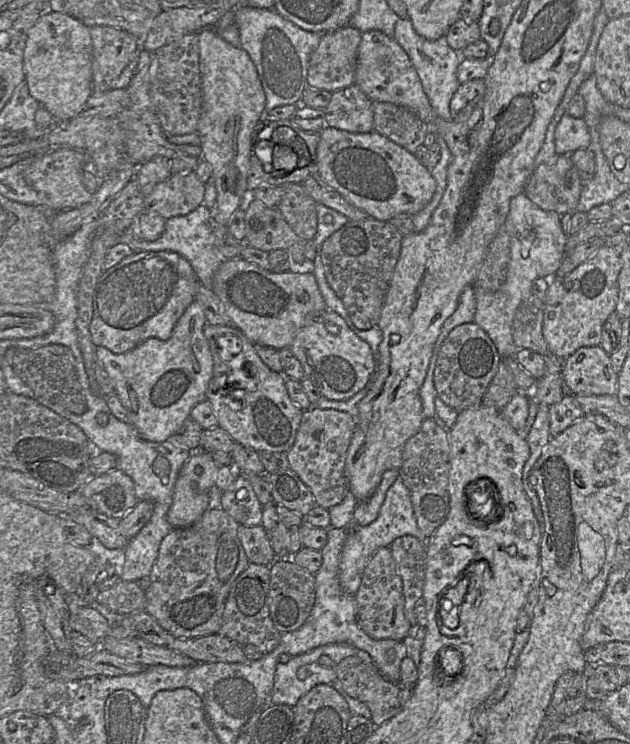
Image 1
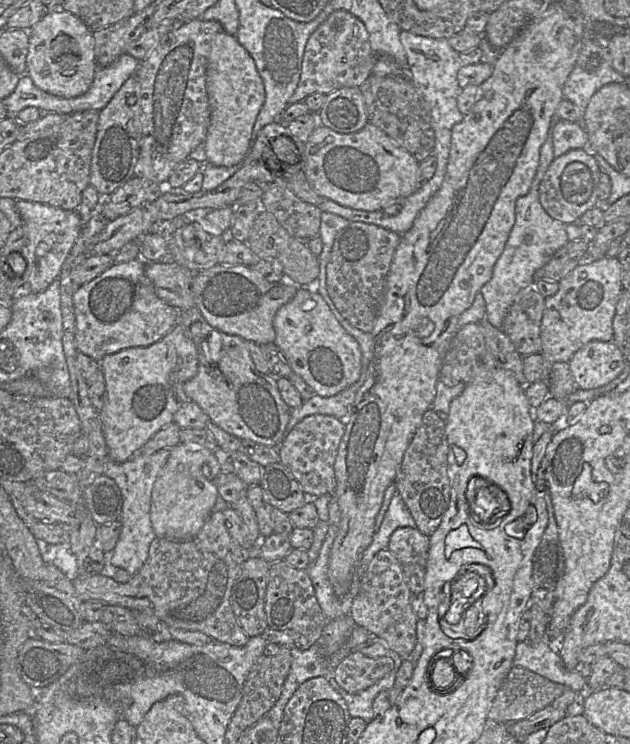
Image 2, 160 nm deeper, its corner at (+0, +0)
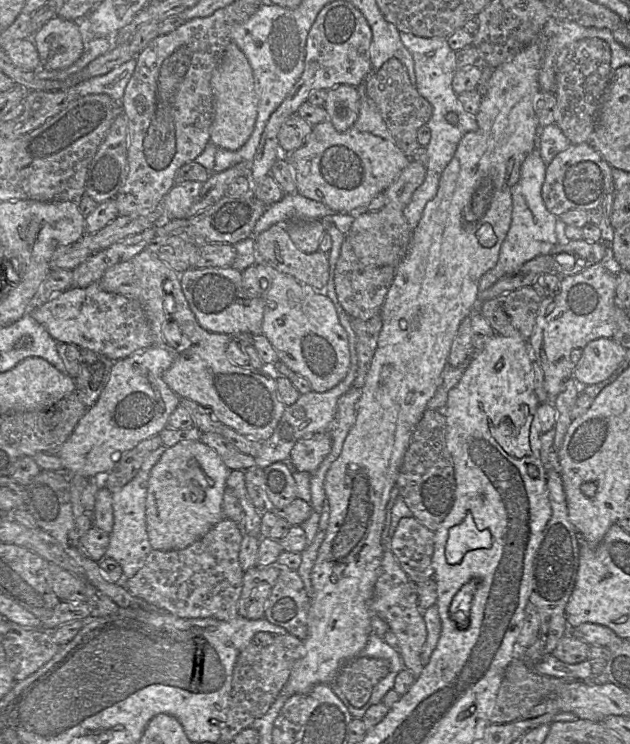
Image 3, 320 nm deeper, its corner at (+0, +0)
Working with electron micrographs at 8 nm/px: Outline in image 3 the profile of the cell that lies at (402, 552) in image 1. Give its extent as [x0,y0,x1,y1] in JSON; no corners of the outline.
[390,517,434,582]

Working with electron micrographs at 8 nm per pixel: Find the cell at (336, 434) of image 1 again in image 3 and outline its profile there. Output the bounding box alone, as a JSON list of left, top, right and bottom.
[289,432,332,474]

